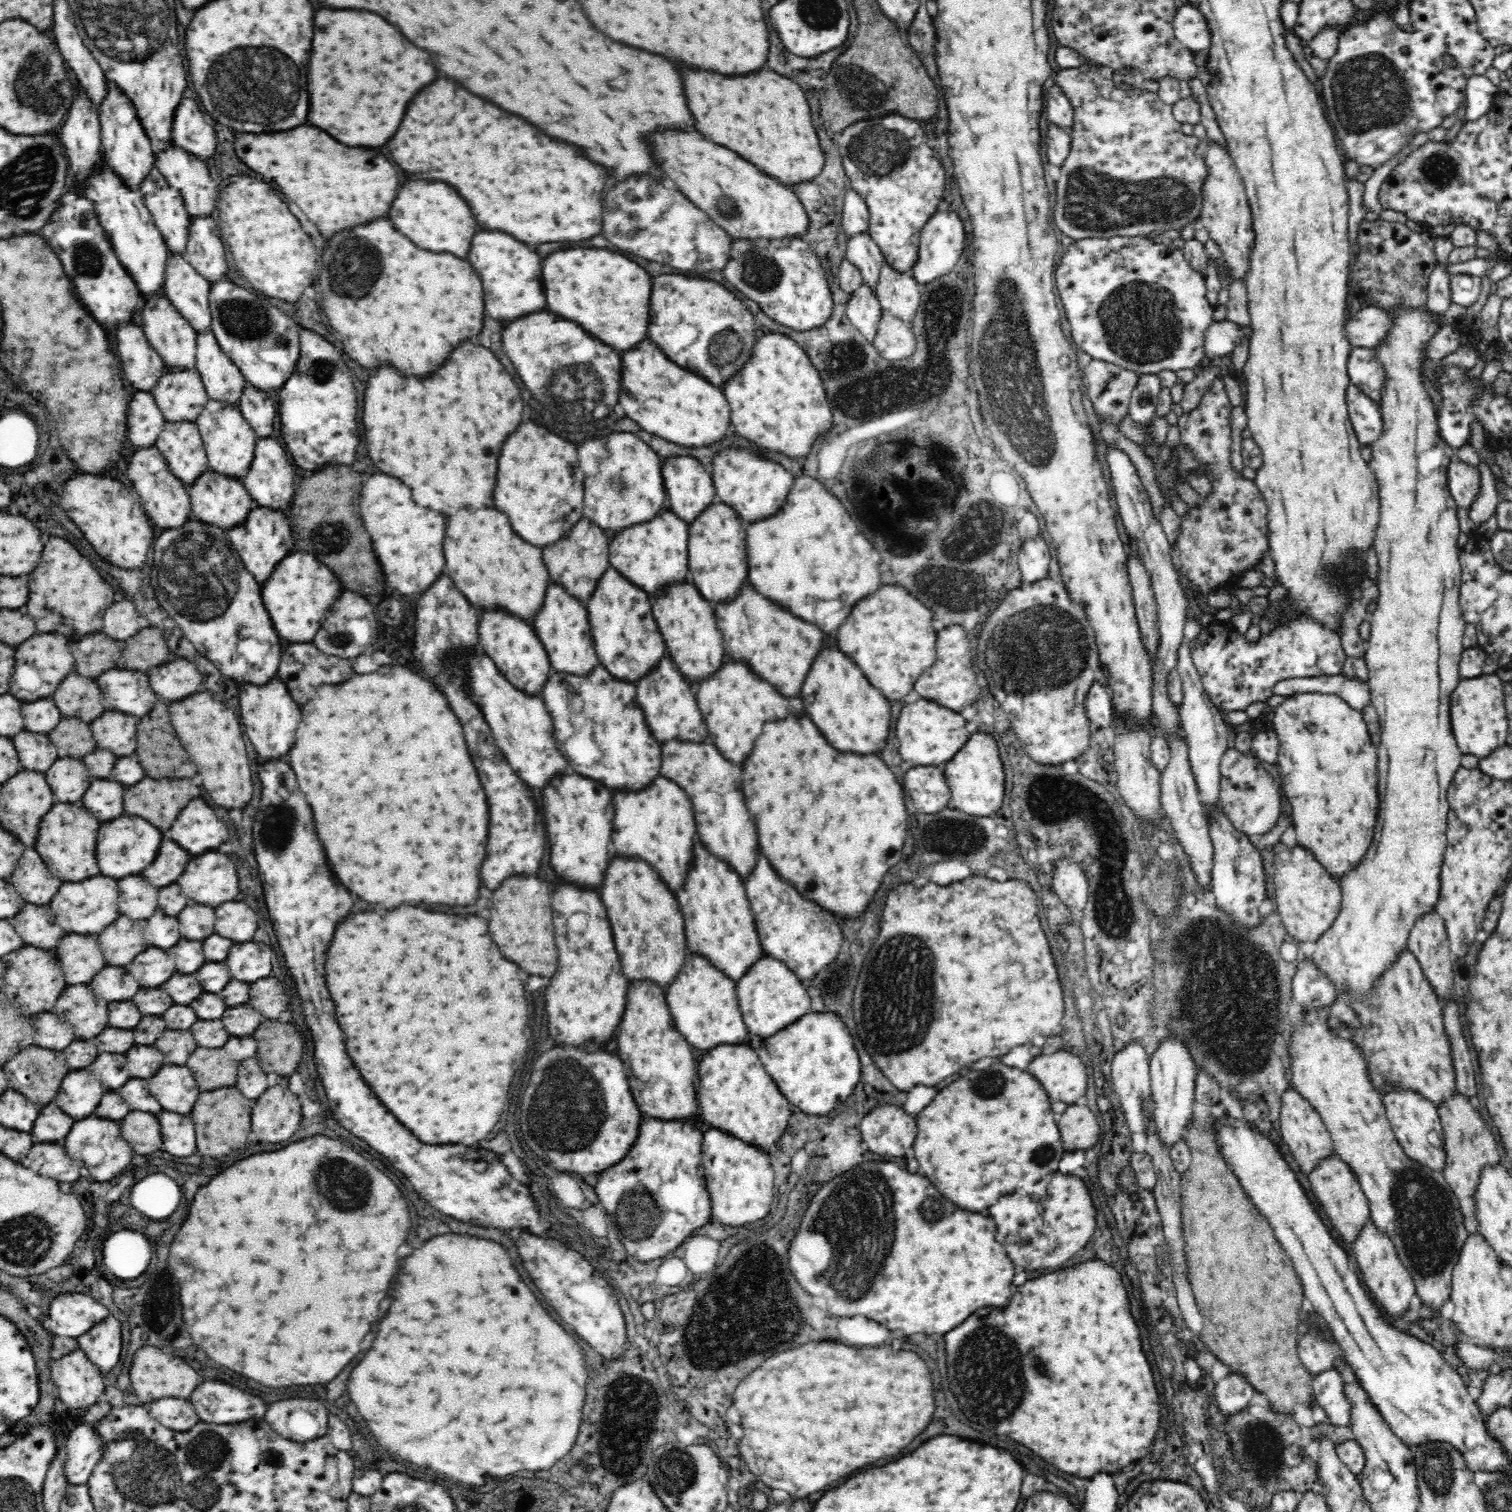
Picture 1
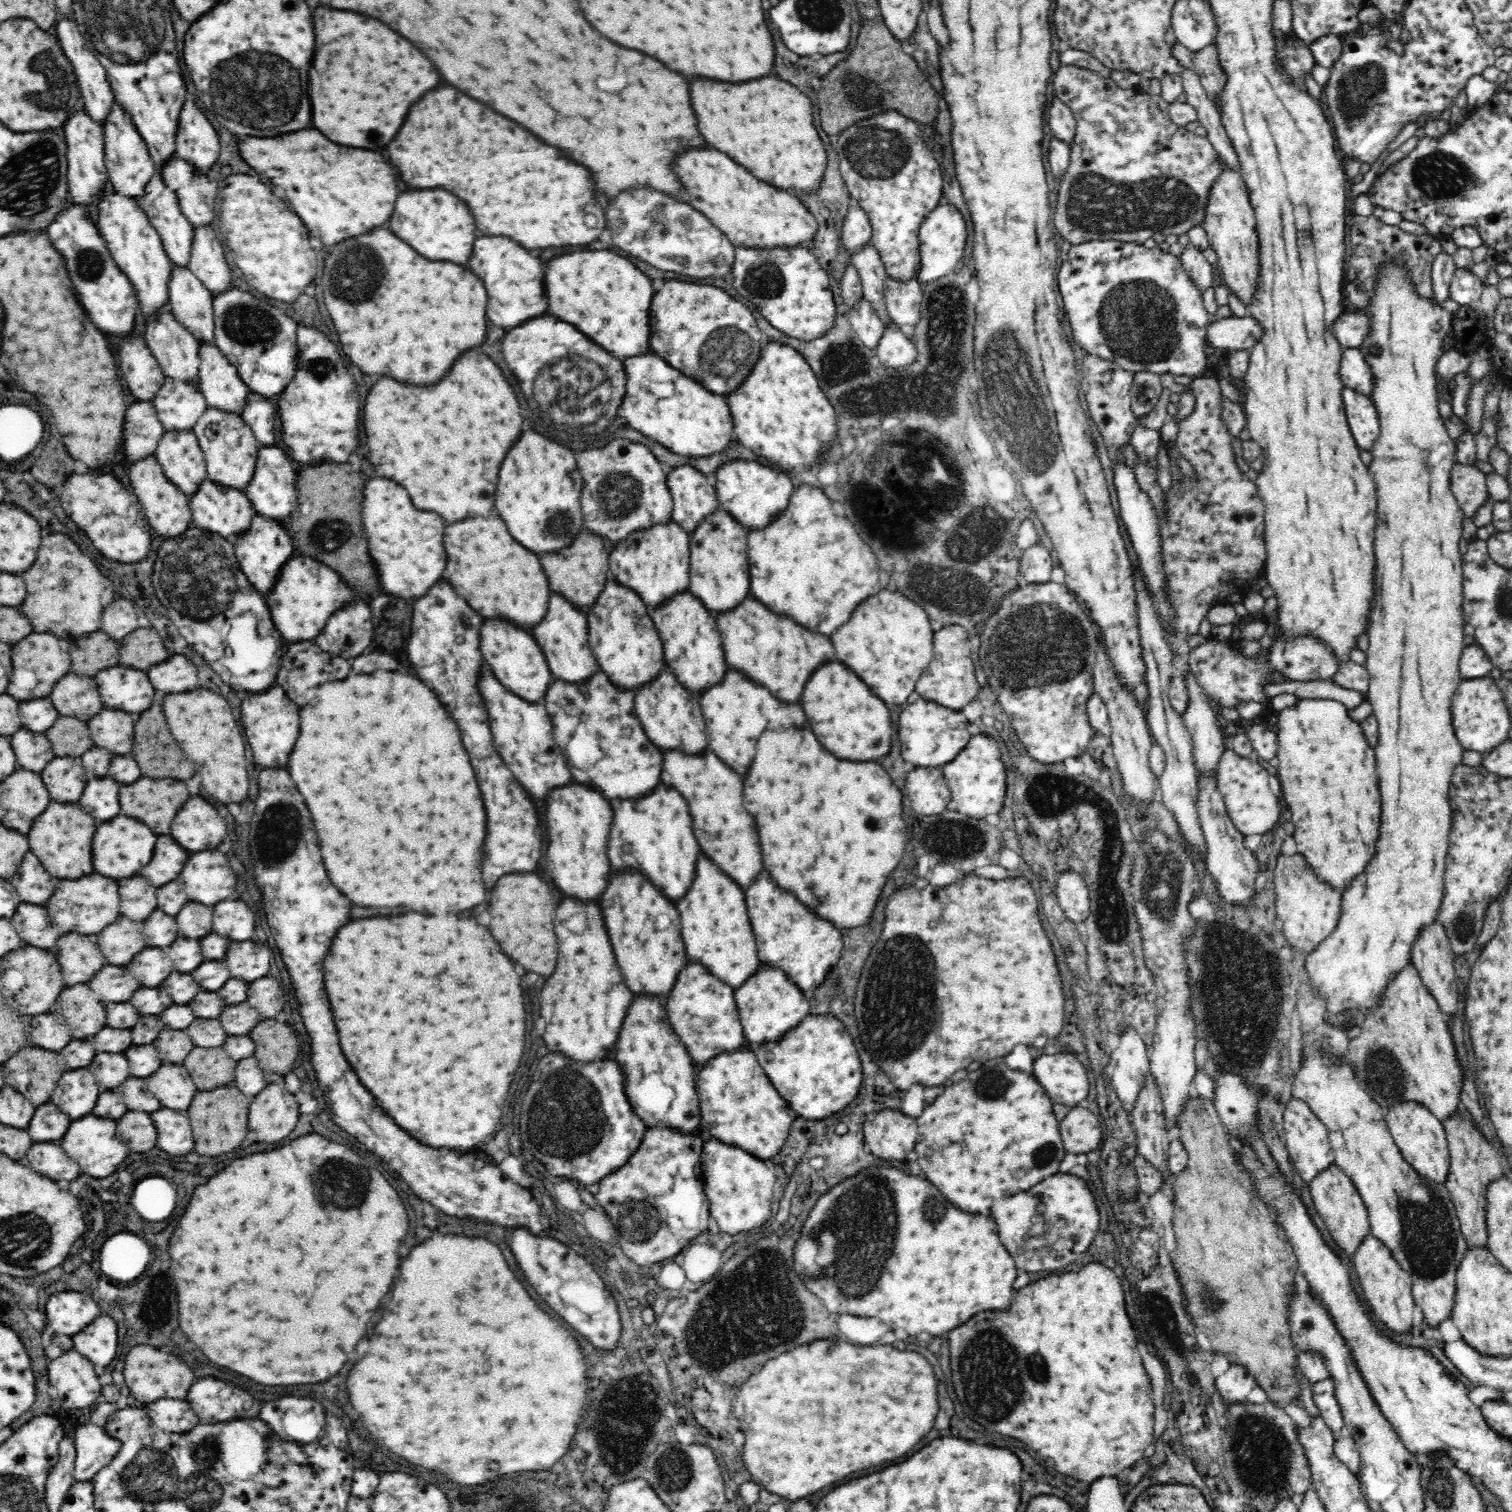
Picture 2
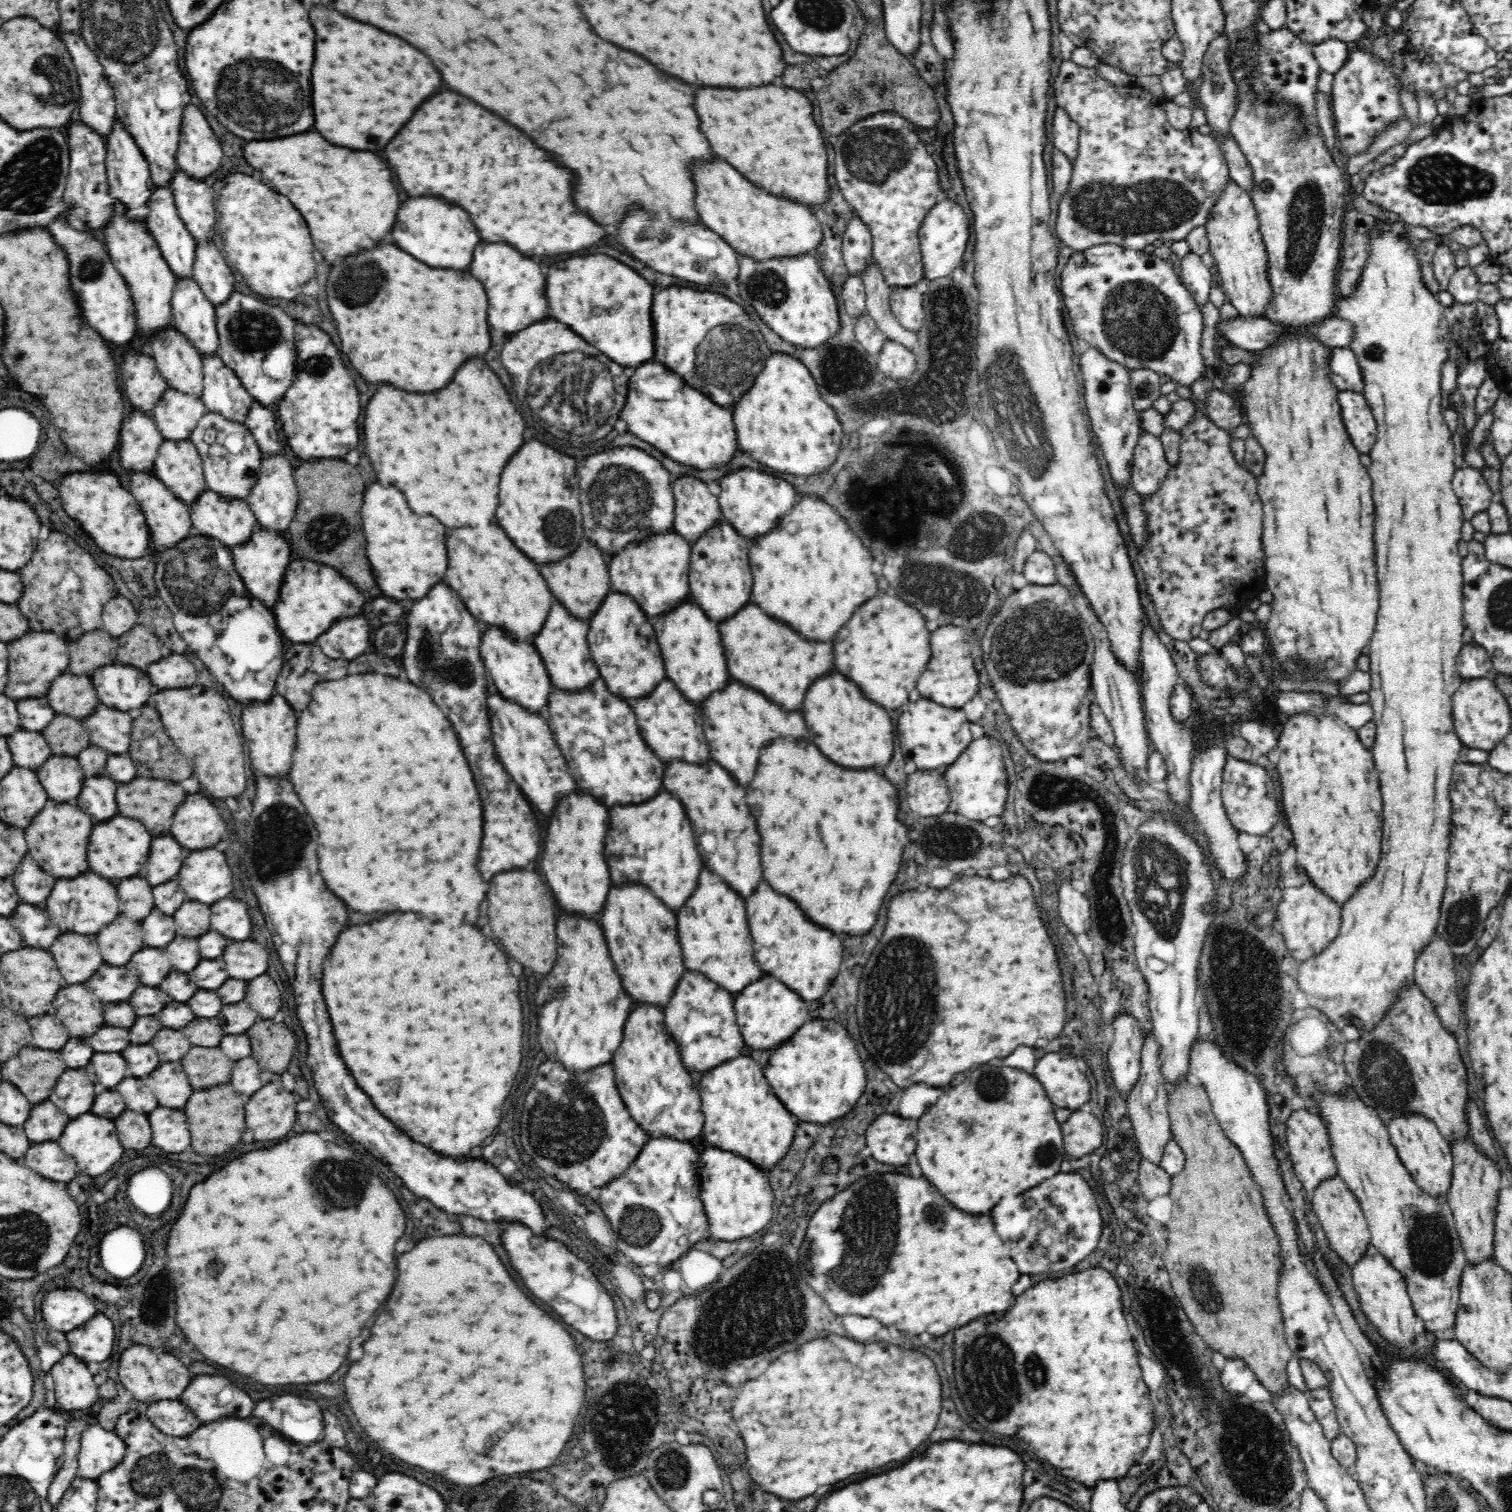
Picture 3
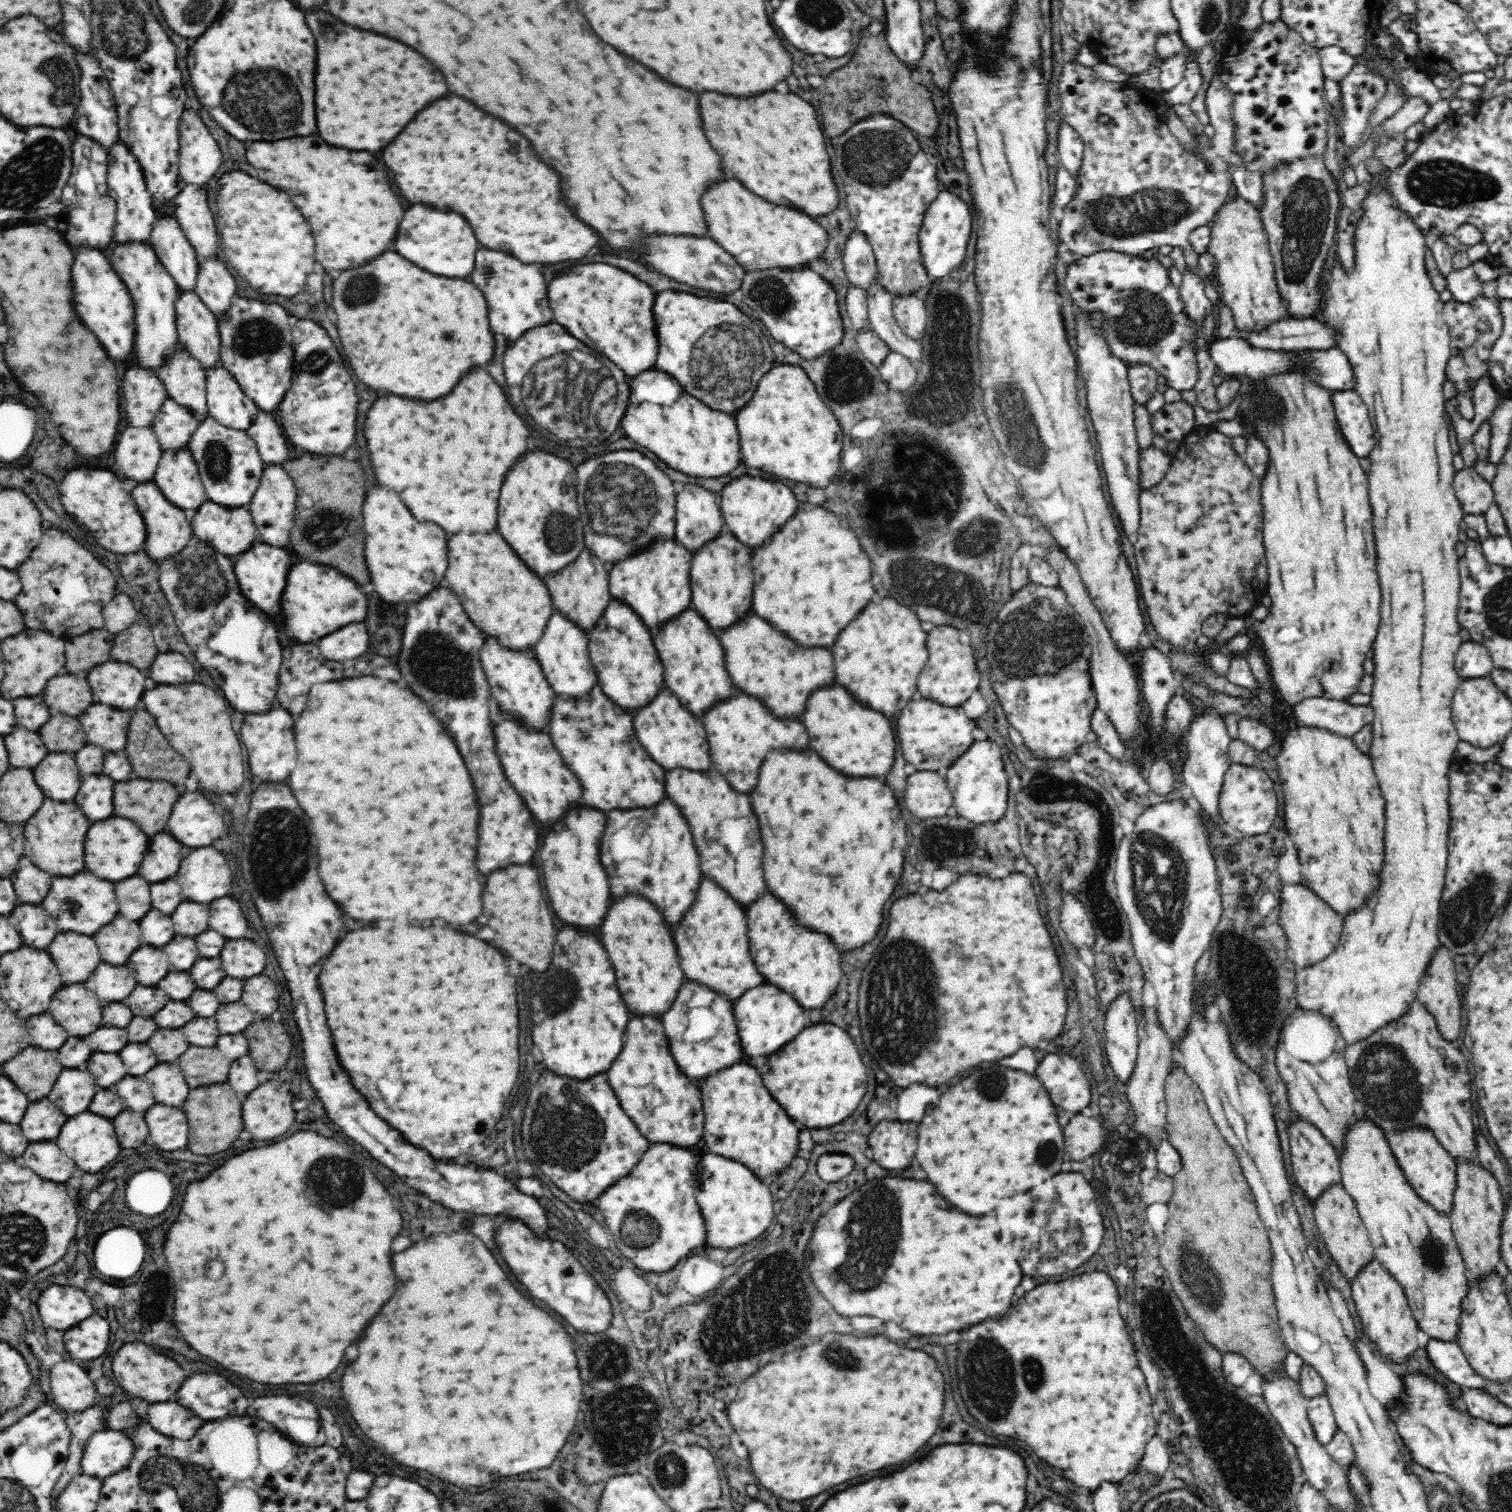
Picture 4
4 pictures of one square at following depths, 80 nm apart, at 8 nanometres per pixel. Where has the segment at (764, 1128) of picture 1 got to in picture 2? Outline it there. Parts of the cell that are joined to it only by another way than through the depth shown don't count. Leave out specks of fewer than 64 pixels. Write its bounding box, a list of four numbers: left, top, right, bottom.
[696,1046,796,1162]

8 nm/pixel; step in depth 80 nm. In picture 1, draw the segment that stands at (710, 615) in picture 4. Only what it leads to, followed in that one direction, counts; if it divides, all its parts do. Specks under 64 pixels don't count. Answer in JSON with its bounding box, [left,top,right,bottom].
[689,501,748,604]

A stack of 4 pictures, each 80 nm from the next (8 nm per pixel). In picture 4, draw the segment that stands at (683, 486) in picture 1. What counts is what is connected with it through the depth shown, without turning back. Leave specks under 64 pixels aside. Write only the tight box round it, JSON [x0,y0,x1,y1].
[675,484,726,554]

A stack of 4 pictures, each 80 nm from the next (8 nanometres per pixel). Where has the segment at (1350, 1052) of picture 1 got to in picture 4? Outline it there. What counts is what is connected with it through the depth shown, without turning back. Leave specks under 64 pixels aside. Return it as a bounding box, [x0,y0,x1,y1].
[1339,1121,1470,1342]

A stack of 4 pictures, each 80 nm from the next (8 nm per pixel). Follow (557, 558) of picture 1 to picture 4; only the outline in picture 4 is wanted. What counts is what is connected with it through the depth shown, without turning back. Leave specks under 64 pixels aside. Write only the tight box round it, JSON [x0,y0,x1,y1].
[544,549,611,636]

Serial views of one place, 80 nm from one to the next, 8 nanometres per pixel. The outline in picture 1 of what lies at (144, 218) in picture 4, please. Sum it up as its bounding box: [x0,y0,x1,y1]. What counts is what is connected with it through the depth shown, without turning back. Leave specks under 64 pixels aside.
[99,82,156,190]

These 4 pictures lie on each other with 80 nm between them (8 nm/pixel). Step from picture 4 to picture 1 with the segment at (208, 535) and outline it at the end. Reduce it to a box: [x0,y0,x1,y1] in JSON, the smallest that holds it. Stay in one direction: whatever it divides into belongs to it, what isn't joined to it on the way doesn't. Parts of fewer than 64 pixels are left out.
[188,469,256,532]

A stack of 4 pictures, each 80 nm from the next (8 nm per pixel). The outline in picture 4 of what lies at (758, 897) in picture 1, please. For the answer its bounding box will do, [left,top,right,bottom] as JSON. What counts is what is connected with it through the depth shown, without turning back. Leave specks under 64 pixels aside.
[746,894,842,1010]

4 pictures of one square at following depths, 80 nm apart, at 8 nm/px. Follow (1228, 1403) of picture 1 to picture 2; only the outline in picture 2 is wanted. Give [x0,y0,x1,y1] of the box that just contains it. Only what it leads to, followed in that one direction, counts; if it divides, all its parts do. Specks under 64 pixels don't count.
[1216,1364,1256,1402]

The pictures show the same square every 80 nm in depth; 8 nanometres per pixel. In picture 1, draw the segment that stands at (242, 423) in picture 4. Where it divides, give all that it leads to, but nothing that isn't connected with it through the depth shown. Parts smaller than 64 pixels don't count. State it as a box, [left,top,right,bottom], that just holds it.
[195,331,248,406]

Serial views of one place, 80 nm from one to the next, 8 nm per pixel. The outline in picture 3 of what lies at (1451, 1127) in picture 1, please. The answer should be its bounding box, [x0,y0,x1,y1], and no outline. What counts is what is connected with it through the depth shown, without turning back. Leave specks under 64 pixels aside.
[1447,1138,1502,1265]

